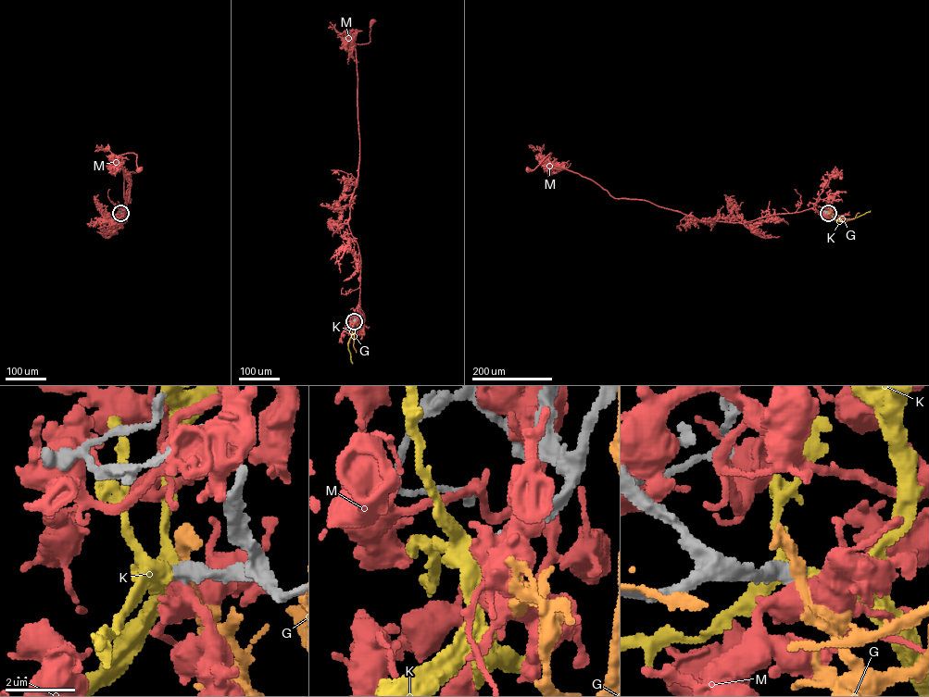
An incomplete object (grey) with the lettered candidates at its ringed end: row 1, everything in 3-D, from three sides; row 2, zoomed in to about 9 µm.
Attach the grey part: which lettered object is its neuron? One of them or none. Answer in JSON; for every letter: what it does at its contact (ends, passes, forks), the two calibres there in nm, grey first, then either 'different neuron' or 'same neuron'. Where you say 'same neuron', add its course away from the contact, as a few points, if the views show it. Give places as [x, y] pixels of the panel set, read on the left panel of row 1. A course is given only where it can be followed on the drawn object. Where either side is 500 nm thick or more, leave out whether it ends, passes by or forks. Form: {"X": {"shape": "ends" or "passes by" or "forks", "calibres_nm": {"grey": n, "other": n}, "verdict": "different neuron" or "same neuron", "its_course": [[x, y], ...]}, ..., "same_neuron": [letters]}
{"G": {"calibres_nm": {"grey": 500, "other": 260}, "verdict": "different neuron"}, "K": {"shape": "forks", "calibres_nm": {"grey": 460, "other": 420}, "verdict": "same neuron", "its_course": [[120, 212], [117, 222], [115, 217], [119, 211]]}, "M": {"calibres_nm": {"grey": 500, "other": 400}, "verdict": "different neuron"}, "same_neuron": ["K"]}

